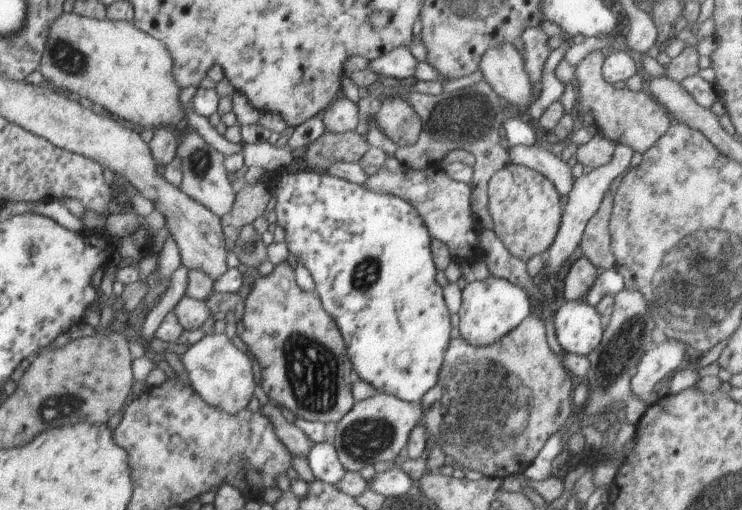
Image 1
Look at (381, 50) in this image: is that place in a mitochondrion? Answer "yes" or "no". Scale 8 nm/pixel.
no

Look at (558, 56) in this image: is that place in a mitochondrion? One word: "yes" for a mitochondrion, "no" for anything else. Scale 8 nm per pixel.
no

